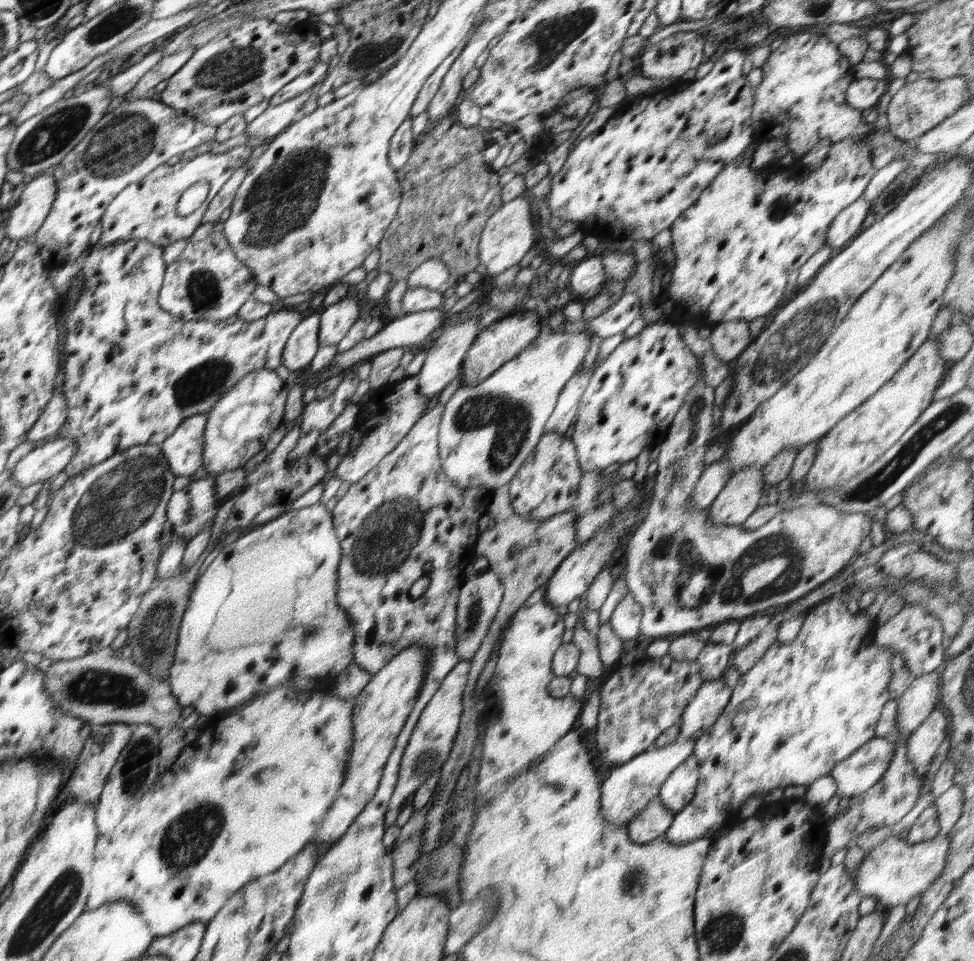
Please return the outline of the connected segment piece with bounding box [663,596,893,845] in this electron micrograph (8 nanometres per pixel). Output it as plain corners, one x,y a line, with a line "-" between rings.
830,597
824,599
817,605
814,612
810,612
799,626
802,628
798,632
798,636
790,642
790,644
776,643
754,663
754,666
739,676
739,679
734,687
730,701
724,711
716,719
716,722
709,728
709,731
697,738
693,748
693,755
698,759
699,764
699,779
698,786
694,798
683,808
682,811
675,813
672,824
663,834
663,838
667,843
690,843
701,838
712,837
714,833
724,826
729,826
736,823
740,818
741,807
745,804
750,796
767,795
774,788
783,788
792,785
809,785
818,777
828,775
834,768
836,763
850,756
852,752
858,750
863,744
866,744
871,738
875,737
875,728
884,705
888,703
892,697
889,695
889,684
891,681
891,654
889,650
882,646
877,646
874,641
874,634
880,627
878,620
874,617
868,617
863,613
850,614
848,608
840,597

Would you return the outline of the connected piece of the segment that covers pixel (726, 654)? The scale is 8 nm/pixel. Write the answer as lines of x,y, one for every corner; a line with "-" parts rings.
711,644
700,651
696,658
699,666
699,675
704,681
714,681
723,678
724,674
730,668
731,659
734,654
732,645

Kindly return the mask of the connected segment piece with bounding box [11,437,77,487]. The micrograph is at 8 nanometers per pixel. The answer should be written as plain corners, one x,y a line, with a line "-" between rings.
56,437
43,446
34,447
11,470
11,480
24,487
56,476
76,452
77,444
71,438

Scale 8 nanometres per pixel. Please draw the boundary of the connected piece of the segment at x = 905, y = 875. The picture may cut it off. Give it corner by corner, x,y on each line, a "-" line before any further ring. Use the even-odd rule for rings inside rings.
890,835
875,848
866,852
864,861
858,868
855,889
862,896
876,898
879,907
886,911
895,906
905,905
923,892
940,876
946,864
949,838
936,835
918,844
909,844
898,836

